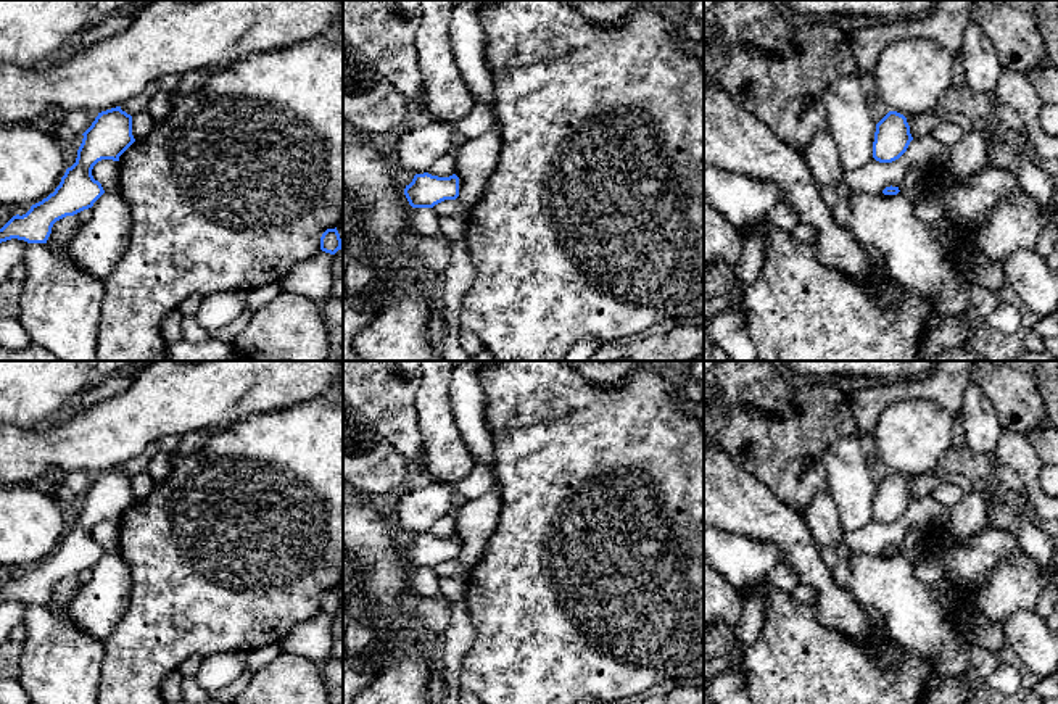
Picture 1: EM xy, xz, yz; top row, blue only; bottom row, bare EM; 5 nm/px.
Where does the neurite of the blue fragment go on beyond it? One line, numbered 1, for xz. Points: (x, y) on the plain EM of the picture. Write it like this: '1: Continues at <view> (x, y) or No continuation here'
1: No continuation here

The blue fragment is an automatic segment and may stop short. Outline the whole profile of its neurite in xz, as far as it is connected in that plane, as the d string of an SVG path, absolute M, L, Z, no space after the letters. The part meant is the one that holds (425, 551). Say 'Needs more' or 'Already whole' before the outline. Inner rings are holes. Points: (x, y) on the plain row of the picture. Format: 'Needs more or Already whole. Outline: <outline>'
Already whole. Outline: M428 533L415 535L412 543L406 546L404 556L412 569L433 569L444 561L459 557L459 538L438 538Z

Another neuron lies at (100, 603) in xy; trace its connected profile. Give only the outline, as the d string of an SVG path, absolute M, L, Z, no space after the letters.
M105 553L92 577L64 609L66 617L101 643L113 633L130 603L130 569L118 553Z

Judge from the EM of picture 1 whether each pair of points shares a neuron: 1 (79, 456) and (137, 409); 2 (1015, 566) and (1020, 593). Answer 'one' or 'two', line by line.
1: one
2: one

